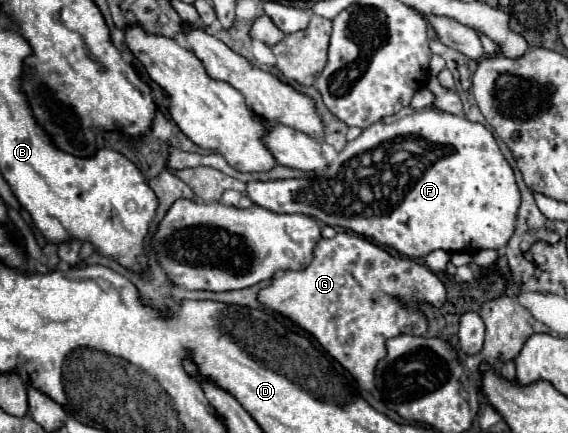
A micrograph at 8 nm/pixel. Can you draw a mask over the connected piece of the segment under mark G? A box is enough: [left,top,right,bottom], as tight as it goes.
[258,231,446,391]

